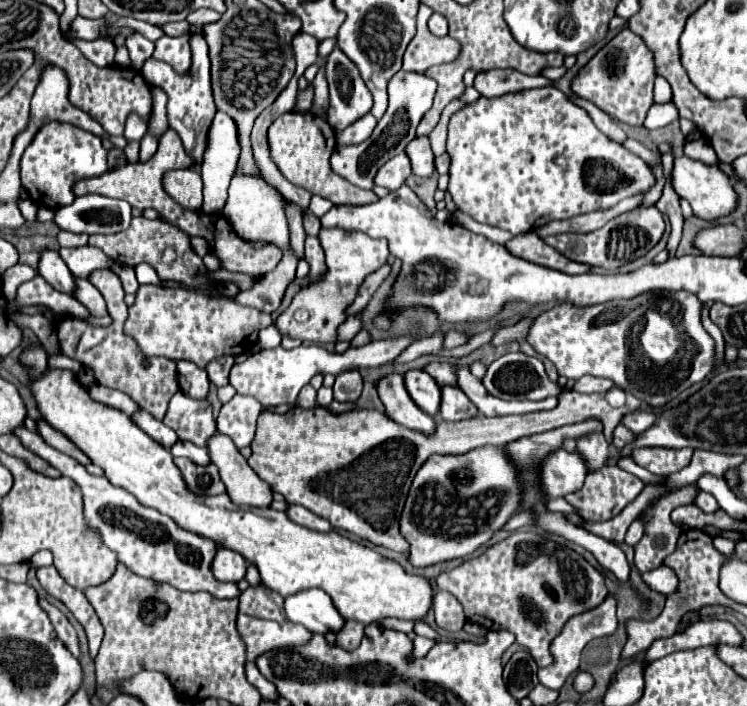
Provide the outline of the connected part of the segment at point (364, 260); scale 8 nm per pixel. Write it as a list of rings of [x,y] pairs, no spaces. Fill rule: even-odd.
[[[321,228],[319,242],[327,256],[325,278],[317,284],[309,284],[303,290],[299,290],[297,296],[293,298],[291,306],[283,314],[279,314],[273,324],[277,326],[281,336],[299,338],[299,340],[307,340],[307,342],[321,342],[321,344],[333,342],[335,344],[335,336],[337,336],[335,332],[337,332],[337,326],[345,320],[347,304],[355,298],[355,290],[359,288],[363,278],[387,262],[389,246],[387,246],[387,240],[383,240],[383,238],[371,238],[363,232],[347,232],[347,230],[339,230],[339,228],[335,228],[335,230]],[[297,310],[307,310],[309,320],[303,320],[303,322],[295,320]]]

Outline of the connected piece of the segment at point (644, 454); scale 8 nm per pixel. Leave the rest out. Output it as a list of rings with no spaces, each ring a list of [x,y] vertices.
[[[637,448],[631,452],[631,458],[647,468],[653,474],[661,474],[661,476],[669,476],[679,472],[683,466],[687,466],[687,462],[691,460],[693,450],[687,448],[679,448],[679,450],[671,450],[671,448]]]

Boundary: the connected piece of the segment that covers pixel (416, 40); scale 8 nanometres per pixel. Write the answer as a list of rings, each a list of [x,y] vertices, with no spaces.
[[[420,4],[416,20],[416,34],[409,42],[405,56],[403,56],[403,70],[407,72],[423,72],[427,70],[427,66],[451,62],[451,58],[459,54],[459,42],[455,42],[449,36],[437,38],[429,32],[427,22],[433,12],[430,7]]]

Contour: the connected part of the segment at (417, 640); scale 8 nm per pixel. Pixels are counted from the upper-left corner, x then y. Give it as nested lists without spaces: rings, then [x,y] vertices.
[[[415,636],[413,638],[413,656],[415,658],[421,658],[421,656],[425,656],[427,652],[429,652],[429,648],[435,644],[435,640],[427,640],[427,638],[421,638],[421,636]]]

